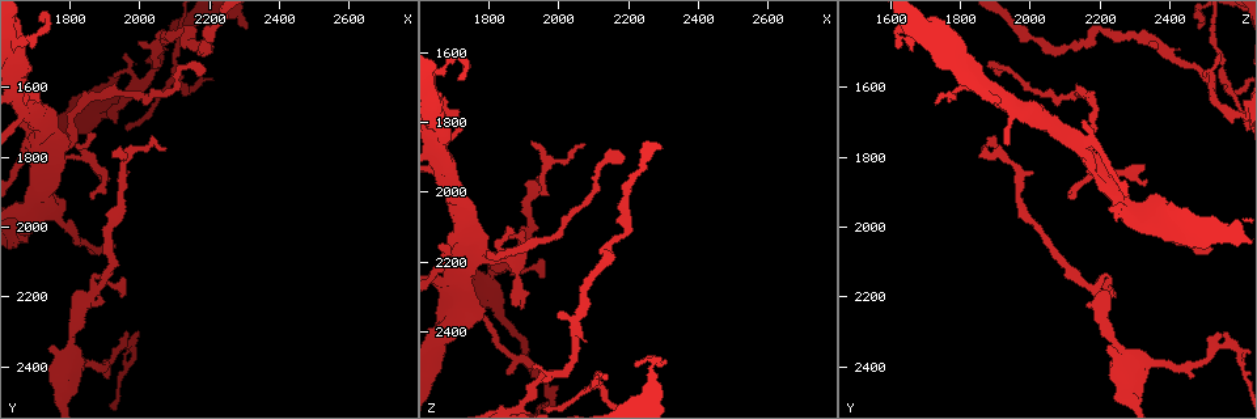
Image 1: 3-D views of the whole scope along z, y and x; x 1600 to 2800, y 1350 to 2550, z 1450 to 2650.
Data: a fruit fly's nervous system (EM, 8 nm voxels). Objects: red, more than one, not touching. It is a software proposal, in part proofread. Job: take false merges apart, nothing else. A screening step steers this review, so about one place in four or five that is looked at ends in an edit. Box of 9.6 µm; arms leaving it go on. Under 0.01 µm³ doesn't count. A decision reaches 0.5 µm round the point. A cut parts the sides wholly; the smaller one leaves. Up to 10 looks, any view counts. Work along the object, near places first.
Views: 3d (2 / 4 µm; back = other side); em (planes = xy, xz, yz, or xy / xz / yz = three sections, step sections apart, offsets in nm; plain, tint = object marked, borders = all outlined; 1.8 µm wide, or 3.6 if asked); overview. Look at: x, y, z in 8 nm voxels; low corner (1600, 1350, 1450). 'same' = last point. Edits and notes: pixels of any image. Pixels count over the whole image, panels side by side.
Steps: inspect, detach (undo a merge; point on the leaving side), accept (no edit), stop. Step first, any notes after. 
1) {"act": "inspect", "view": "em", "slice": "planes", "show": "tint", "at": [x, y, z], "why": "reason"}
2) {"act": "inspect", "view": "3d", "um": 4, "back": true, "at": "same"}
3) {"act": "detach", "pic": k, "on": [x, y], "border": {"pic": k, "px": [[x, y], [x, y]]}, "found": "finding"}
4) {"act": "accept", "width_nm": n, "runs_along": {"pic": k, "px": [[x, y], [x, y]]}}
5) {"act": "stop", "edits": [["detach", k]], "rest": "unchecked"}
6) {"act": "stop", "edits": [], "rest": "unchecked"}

{"act": "inspect", "view": "em", "slice": "planes", "show": "tint", "at": [2140, 1430, 2190], "why": "sharp bend"}

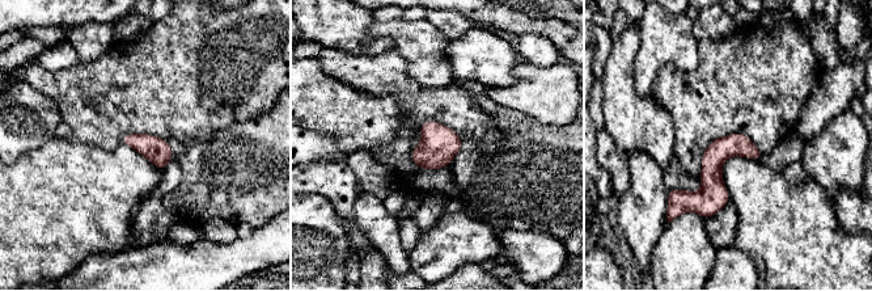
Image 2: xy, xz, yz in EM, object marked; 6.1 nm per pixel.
{"act": "accept", "runs_along": {"pic": 2, "px": [[757, 154], [727, 150], [698, 197], [671, 194]]}, "found": "one cell here"}

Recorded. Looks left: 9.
{"act": "inspect", "view": "3d", "um": 4, "back": true, "at": [2090, 1580, 2560], "why": "a fork"}

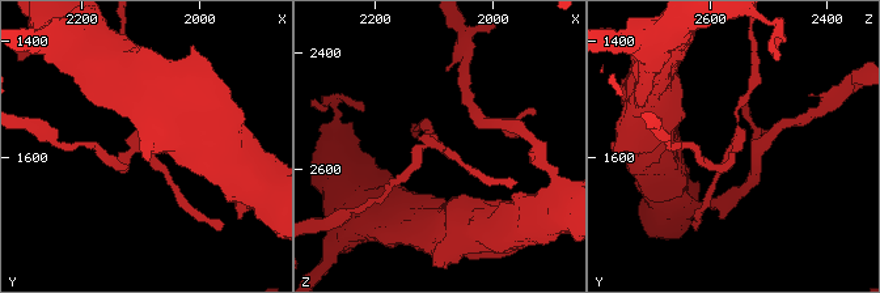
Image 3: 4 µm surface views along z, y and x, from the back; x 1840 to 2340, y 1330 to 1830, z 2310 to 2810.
{"act": "inspect", "view": "em", "slice": "yz", "step": 16, "show": "tint", "at": [2100, 1570, 2555], "why": "shape alone is not enough"}

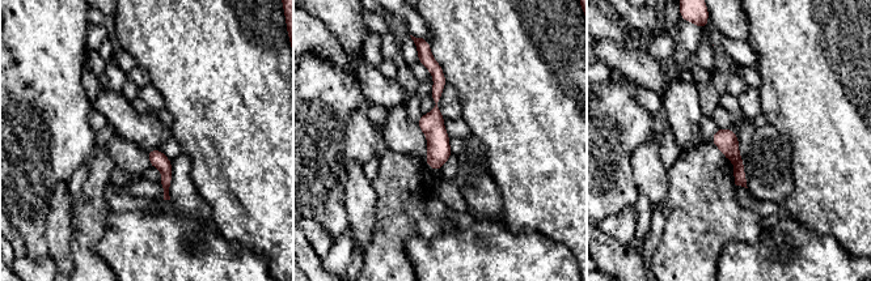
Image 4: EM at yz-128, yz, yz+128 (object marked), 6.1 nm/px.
{"act": "detach", "pic": 4, "on": [726, 140], "width_nm": 90, "found": "two cells meet here"}

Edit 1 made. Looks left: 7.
{"act": "inspect", "view": "overview"}

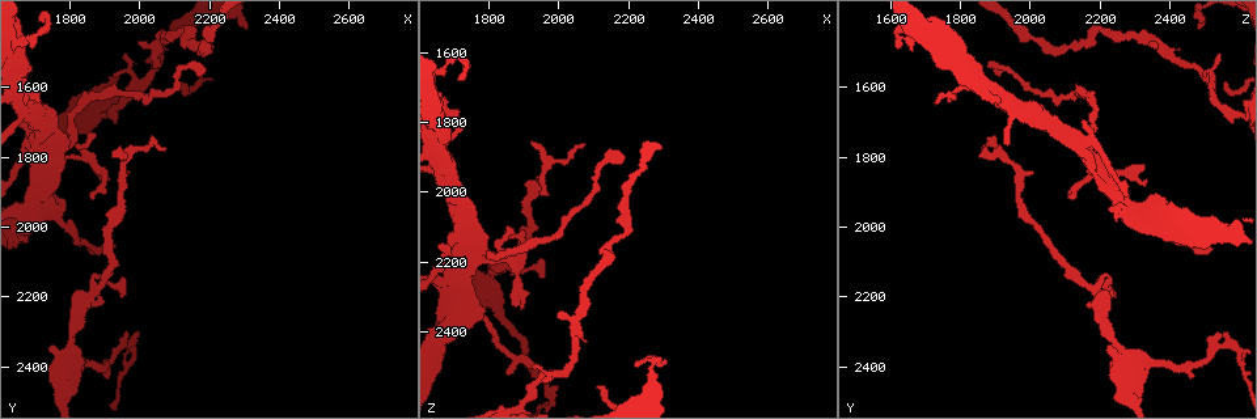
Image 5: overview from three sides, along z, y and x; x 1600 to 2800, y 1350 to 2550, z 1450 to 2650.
{"act": "inspect", "view": "3d", "um": 2, "at": [1770, 1780, 2150], "why": "sharp bend"}

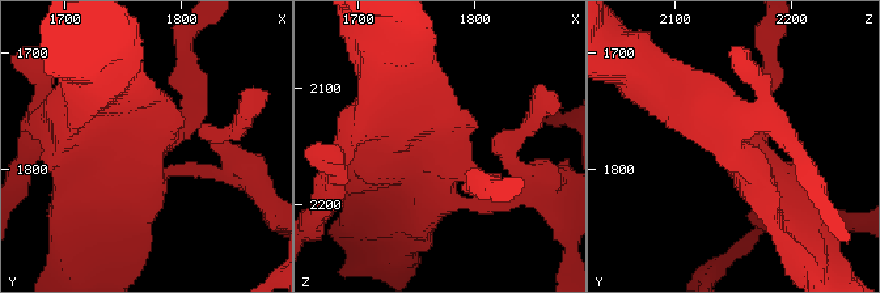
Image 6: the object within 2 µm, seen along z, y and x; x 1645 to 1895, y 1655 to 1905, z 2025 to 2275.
{"act": "inspect", "view": "em", "slice": "xy", "step": 8, "show": "tint", "at": [1772, 1774, 2144]}

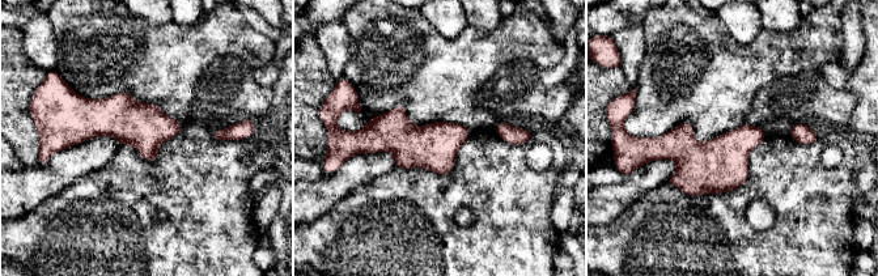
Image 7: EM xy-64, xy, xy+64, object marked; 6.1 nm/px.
{"act": "inspect", "view": "em", "slice": "planes", "show": "tint", "at": "same", "why": "cut it another way"}

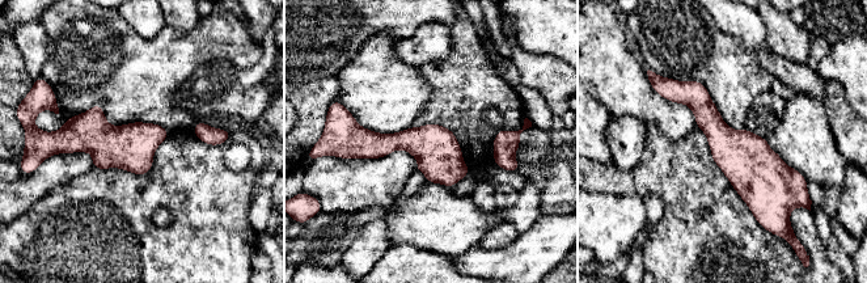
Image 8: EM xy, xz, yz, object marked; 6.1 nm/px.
{"act": "accept", "runs_along": {"pic": 8, "px": [[664, 91], [791, 181]]}, "found": "continuous, no second cell"}

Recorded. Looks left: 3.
{"act": "stop", "edits": [["detach", 4]], "rest": "unchecked"}

